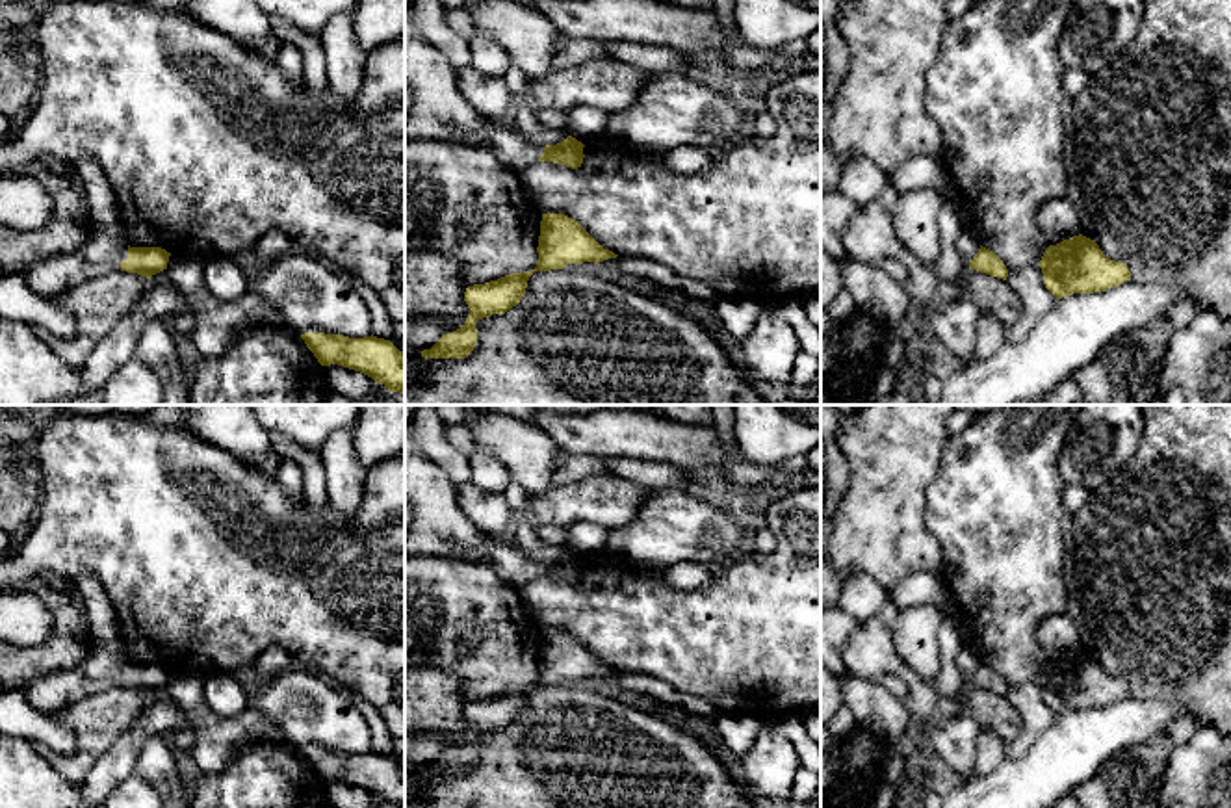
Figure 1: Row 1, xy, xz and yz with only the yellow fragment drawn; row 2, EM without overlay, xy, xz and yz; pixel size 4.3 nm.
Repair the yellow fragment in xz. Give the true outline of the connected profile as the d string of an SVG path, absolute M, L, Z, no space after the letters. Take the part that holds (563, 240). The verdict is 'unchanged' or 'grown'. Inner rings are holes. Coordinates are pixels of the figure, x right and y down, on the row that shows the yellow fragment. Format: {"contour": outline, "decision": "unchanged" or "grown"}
{"contour": "M542 214L538 236L537 267L525 273L511 273L498 280L468 286L464 301L470 308L466 323L423 349L425 358L464 358L477 344L475 323L492 314L505 314L516 306L527 288L527 280L535 271L563 269L566 264L603 262L616 258L603 249L576 219L564 214Z", "decision": "unchanged"}

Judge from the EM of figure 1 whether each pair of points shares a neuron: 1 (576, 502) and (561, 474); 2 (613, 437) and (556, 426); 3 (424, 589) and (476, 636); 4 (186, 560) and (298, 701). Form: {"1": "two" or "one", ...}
{"1": "two", "2": "one", "3": "one", "4": "two"}

